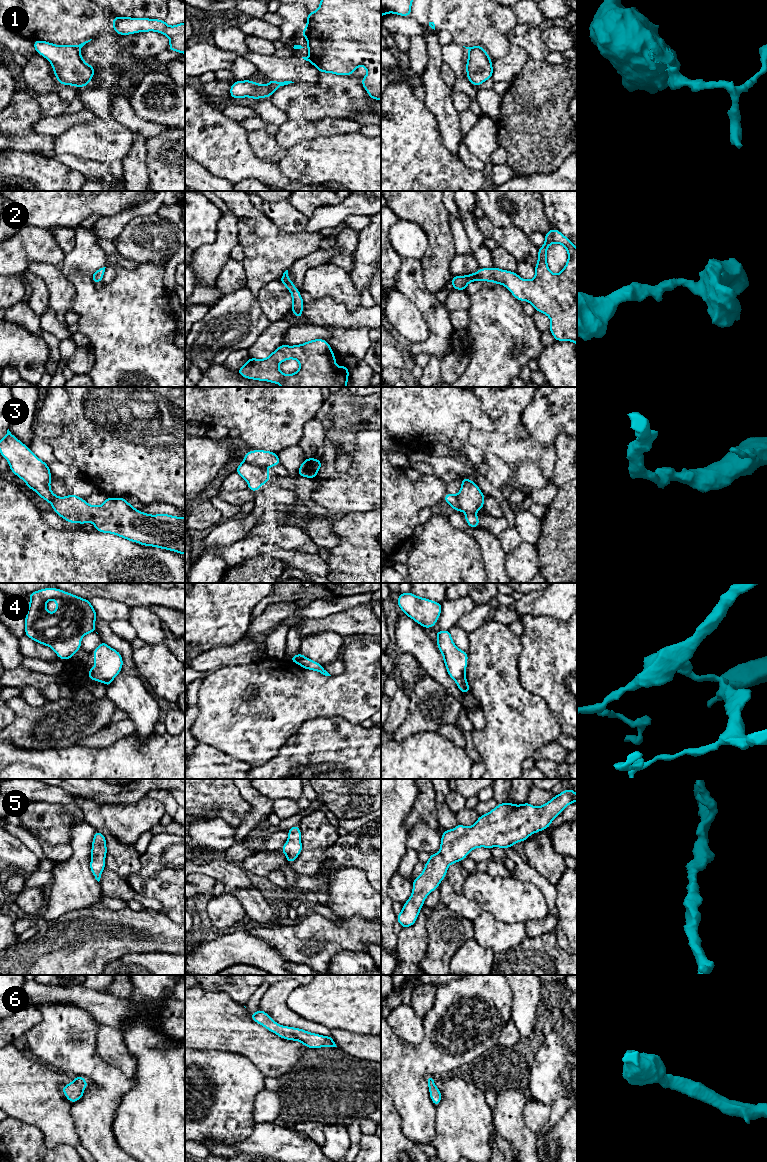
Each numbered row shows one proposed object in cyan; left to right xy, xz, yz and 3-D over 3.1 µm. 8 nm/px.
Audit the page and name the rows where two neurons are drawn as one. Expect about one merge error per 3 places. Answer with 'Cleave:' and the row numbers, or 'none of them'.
Cleave: 1, 3, 4

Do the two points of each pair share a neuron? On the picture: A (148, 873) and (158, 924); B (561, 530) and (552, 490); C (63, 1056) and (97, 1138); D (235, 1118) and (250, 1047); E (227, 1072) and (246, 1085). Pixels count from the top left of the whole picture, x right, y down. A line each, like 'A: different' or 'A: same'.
A: different
B: different
C: same
D: different
E: same

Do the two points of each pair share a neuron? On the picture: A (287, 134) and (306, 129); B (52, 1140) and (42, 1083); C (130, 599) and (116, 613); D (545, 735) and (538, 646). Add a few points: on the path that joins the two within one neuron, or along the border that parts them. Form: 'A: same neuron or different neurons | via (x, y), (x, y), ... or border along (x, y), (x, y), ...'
A: same neuron | via (292, 132), (301, 129)
B: same neuron | via (52, 1126), (51, 1113), (42, 1103), (42, 1097)
C: different neurons | border along (102, 598), (110, 598), (122, 602), (129, 607)
D: different neurons | border along (522, 685), (530, 692), (540, 696), (555, 718)

